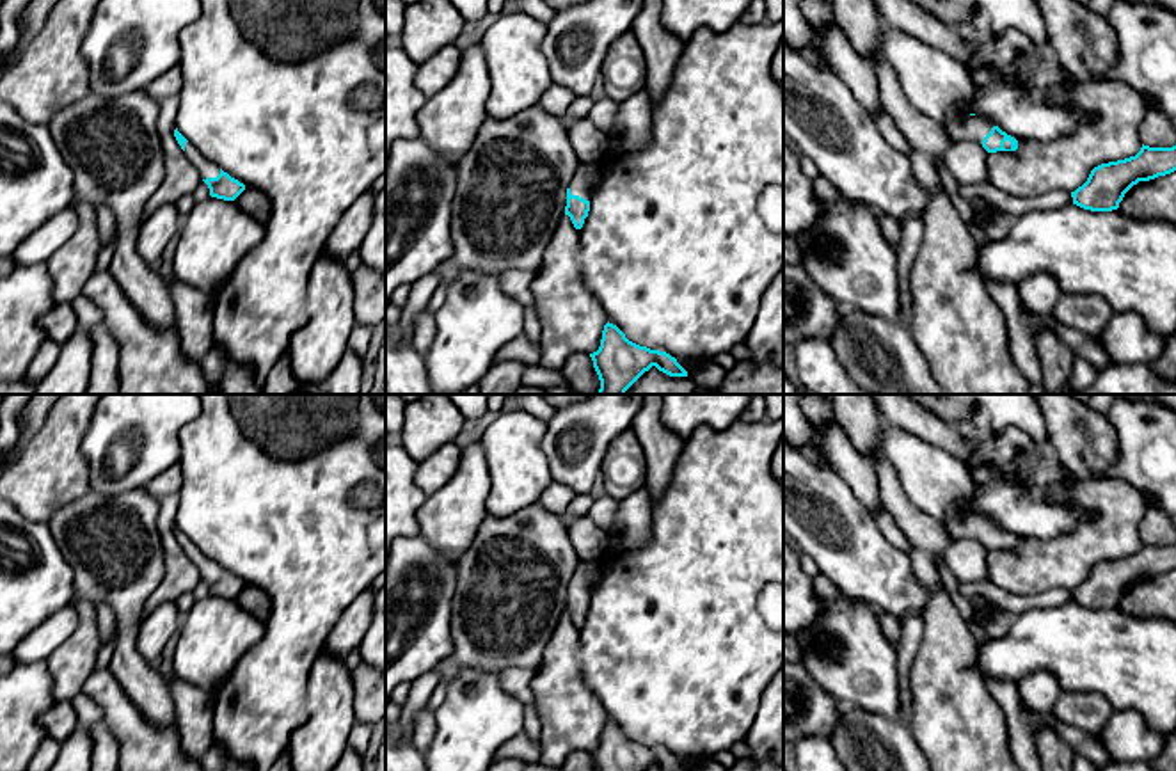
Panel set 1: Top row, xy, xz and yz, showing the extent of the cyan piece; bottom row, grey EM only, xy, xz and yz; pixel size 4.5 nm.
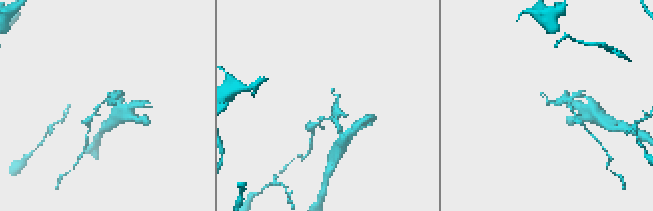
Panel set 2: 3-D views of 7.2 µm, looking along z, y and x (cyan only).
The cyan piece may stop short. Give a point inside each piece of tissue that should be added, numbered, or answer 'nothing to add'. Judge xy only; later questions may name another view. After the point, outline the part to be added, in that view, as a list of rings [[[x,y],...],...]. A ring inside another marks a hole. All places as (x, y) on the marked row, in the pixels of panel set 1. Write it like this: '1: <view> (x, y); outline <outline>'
1: xy (206, 169); outline [[[185,142],[185,155],[197,167],[203,179],[217,178],[220,174],[220,167],[206,160],[190,142]]]

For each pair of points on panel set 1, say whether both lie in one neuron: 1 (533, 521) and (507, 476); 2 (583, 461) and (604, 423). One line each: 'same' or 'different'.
1: different
2: same

